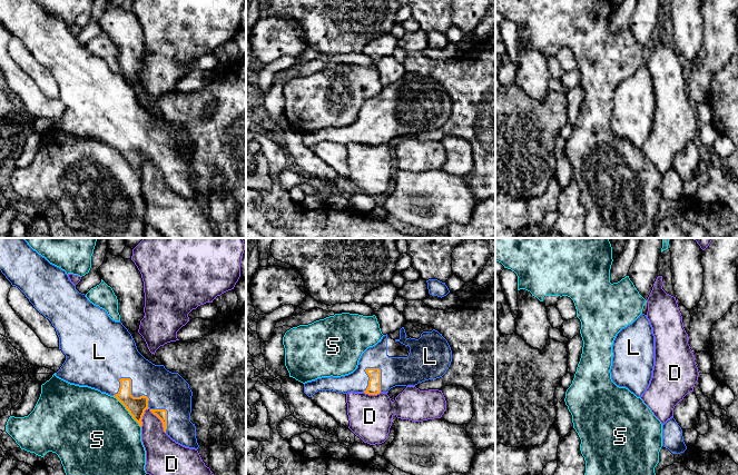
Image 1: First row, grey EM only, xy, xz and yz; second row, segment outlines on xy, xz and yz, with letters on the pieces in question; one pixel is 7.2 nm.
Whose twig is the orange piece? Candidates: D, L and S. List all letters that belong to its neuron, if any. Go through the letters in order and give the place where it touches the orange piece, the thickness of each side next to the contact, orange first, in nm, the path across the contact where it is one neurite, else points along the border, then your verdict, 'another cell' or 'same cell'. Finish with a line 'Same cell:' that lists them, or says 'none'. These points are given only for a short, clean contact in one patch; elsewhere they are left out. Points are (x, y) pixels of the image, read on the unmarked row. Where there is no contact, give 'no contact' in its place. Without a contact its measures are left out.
D: meets orange in xy at (159, 169); 80 nm thick on the orange side, 240 nm on the other; another cell
L: meets orange in xy at (147, 152); 140 nm thick on the orange side, 280 nm on the other; same cell
S: meets orange in xy at (128, 161); 140 nm thick on the orange side, 500 nm on the other; border along xy (112, 147), (125, 158), (140, 178); another cell
Same cell: L

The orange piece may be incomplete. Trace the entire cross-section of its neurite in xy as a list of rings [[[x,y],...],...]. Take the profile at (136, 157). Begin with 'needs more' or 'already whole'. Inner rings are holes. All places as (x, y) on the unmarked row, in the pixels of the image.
needs more; [[[0,0],[0,21],[6,27],[6,29],[11,33],[12,37],[18,38],[29,50],[29,52],[33,56],[33,58],[42,65],[46,69],[48,69],[52,77],[56,79],[57,86],[59,88],[59,100],[66,106],[66,111],[60,118],[60,120],[56,123],[56,127],[75,136],[79,137],[88,137],[95,140],[100,141],[101,144],[106,144],[110,147],[116,148],[129,162],[132,169],[142,177],[142,167],[146,160],[150,160],[150,162],[156,166],[163,174],[164,182],[176,194],[189,198],[198,200],[199,196],[196,189],[196,177],[190,172],[190,164],[191,164],[191,147],[193,142],[189,139],[189,135],[178,125],[171,123],[165,119],[164,116],[155,116],[148,110],[146,110],[137,100],[136,93],[128,82],[128,80],[122,76],[121,72],[112,71],[107,62],[99,57],[94,56],[88,51],[85,44],[79,43],[76,40],[76,37],[70,32],[68,26],[61,19],[50,14],[45,8],[39,6],[33,0]]]

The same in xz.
needs more; [[[406,72],[401,80],[386,85],[361,107],[357,119],[341,128],[322,128],[304,135],[304,144],[312,148],[318,141],[347,145],[365,144],[377,146],[388,144],[395,137],[415,137],[419,133],[442,128],[452,112],[447,91],[431,77]]]

